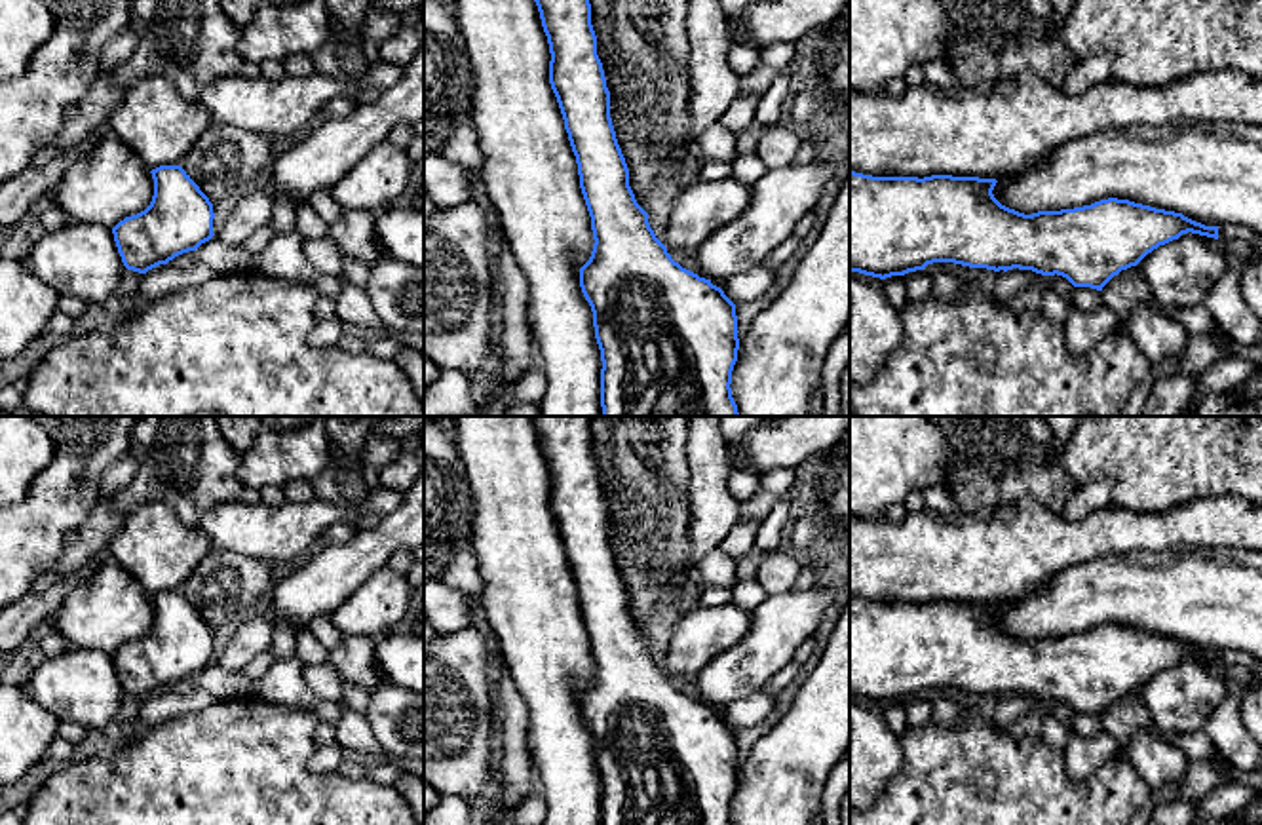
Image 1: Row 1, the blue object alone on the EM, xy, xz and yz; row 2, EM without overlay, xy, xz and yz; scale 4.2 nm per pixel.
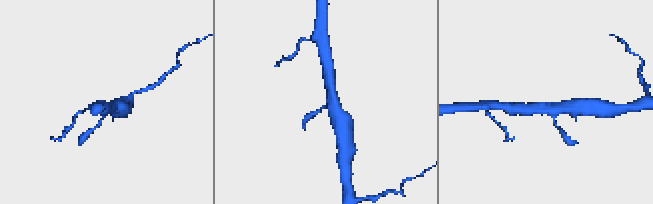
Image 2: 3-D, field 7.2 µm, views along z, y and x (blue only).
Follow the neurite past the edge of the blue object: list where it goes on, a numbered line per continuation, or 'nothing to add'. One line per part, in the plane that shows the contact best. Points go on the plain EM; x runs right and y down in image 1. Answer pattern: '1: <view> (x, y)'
nothing to add

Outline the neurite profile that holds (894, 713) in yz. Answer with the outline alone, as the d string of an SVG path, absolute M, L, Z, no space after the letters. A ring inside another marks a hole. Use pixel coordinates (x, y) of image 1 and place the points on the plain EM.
M891 701L882 705L886 726L901 736L907 730L907 711L905 701Z

